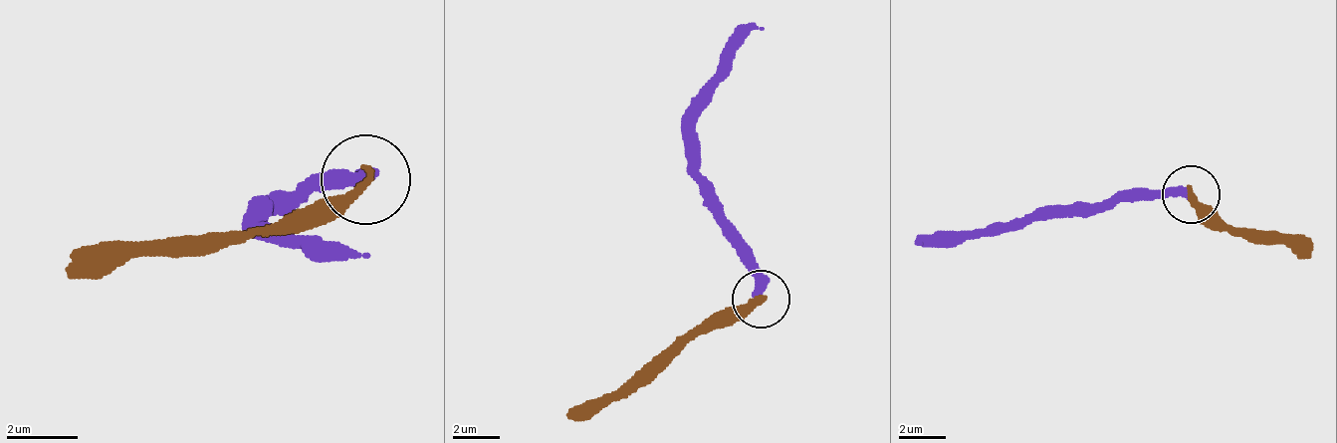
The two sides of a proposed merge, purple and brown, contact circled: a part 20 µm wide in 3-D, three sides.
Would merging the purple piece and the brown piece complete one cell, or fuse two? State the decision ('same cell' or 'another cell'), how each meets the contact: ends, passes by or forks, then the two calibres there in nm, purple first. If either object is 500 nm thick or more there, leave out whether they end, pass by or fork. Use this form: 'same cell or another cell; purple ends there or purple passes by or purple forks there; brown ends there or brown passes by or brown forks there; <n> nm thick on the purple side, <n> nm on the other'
another cell; purple ends there; brown ends there; 400 nm thick on the purple side, 340 nm on the other

